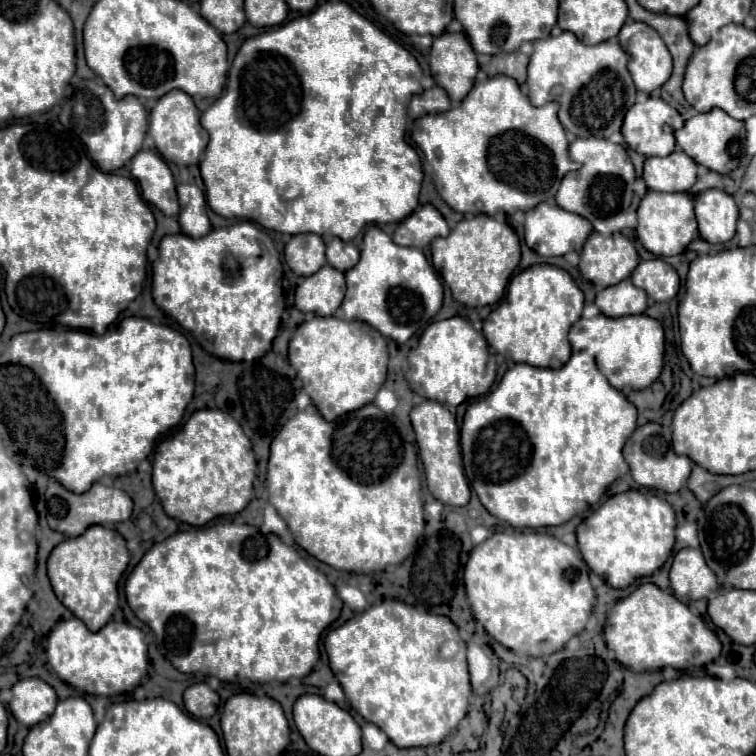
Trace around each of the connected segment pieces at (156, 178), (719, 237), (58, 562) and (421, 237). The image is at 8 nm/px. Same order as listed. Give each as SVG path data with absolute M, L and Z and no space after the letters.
M141 150L131 158L131 176L137 180L145 202L167 216L179 214L175 180L165 160L153 150Z
M705 190L695 196L695 218L703 240L711 244L727 242L735 236L737 204L723 190Z
M91 526L77 538L67 538L57 544L47 560L47 576L53 592L61 604L65 604L89 630L99 630L113 616L119 596L117 584L129 564L129 552L125 538L107 526Z
M425 204L411 216L407 216L403 222L399 222L397 230L393 232L393 242L399 246L425 248L433 238L447 234L449 226L445 218L431 204Z

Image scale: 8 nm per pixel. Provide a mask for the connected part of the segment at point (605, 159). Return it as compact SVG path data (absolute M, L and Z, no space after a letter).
M577 138L573 144L569 144L569 158L573 162L579 162L581 168L569 172L563 178L555 196L557 206L587 220L609 218L629 208L633 198L631 186L635 180L635 168L621 144L613 144L605 138Z

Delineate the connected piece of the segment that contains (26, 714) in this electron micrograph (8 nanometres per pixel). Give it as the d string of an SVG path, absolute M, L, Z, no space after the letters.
M39 678L19 680L13 684L11 692L13 698L9 702L9 710L17 718L17 722L25 726L43 722L43 718L49 718L51 710L55 710L57 706L55 690Z

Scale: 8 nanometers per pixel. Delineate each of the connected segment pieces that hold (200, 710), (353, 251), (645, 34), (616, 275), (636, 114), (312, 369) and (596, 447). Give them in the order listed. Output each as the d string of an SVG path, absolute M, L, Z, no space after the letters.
M205 682L193 684L185 690L185 708L193 718L211 718L217 712L219 694Z
M333 238L327 244L327 262L331 266L335 266L337 270L345 272L351 266L355 266L355 262L359 262L359 250L351 242L343 242L339 238Z
M627 22L619 32L619 44L633 56L627 68L631 70L637 90L651 94L667 82L673 60L665 42L651 26L645 22Z
M593 232L581 250L579 272L583 278L593 282L595 288L603 290L631 276L631 270L639 264L633 242L623 234L601 236Z
M647 98L643 104L631 106L631 110L627 112L627 118L623 120L621 132L631 150L635 150L643 156L667 156L675 150L673 132L679 130L681 126L683 126L683 118L673 106L669 106L661 98Z
M317 316L295 330L289 342L289 362L325 420L335 420L351 410L371 404L387 376L387 340L361 320Z
M573 352L571 360L559 370L535 368L529 364L515 364L513 368L509 368L505 372L501 382L491 392L487 392L485 396L481 396L479 400L475 400L467 406L467 412L463 416L463 426L461 426L461 450L463 450L465 476L467 476L469 486L477 492L481 504L489 510L489 514L493 514L499 520L509 522L513 528L559 526L559 524L569 522L577 512L583 512L589 506L595 506L603 498L609 484L613 480L617 480L619 476L625 476L629 472L629 466L623 460L621 450L623 450L623 444L635 432L635 428L637 428L637 408L623 396L623 392L619 392L617 388L613 388L607 382L607 378L599 372L599 368L595 366L595 360L587 352Z

